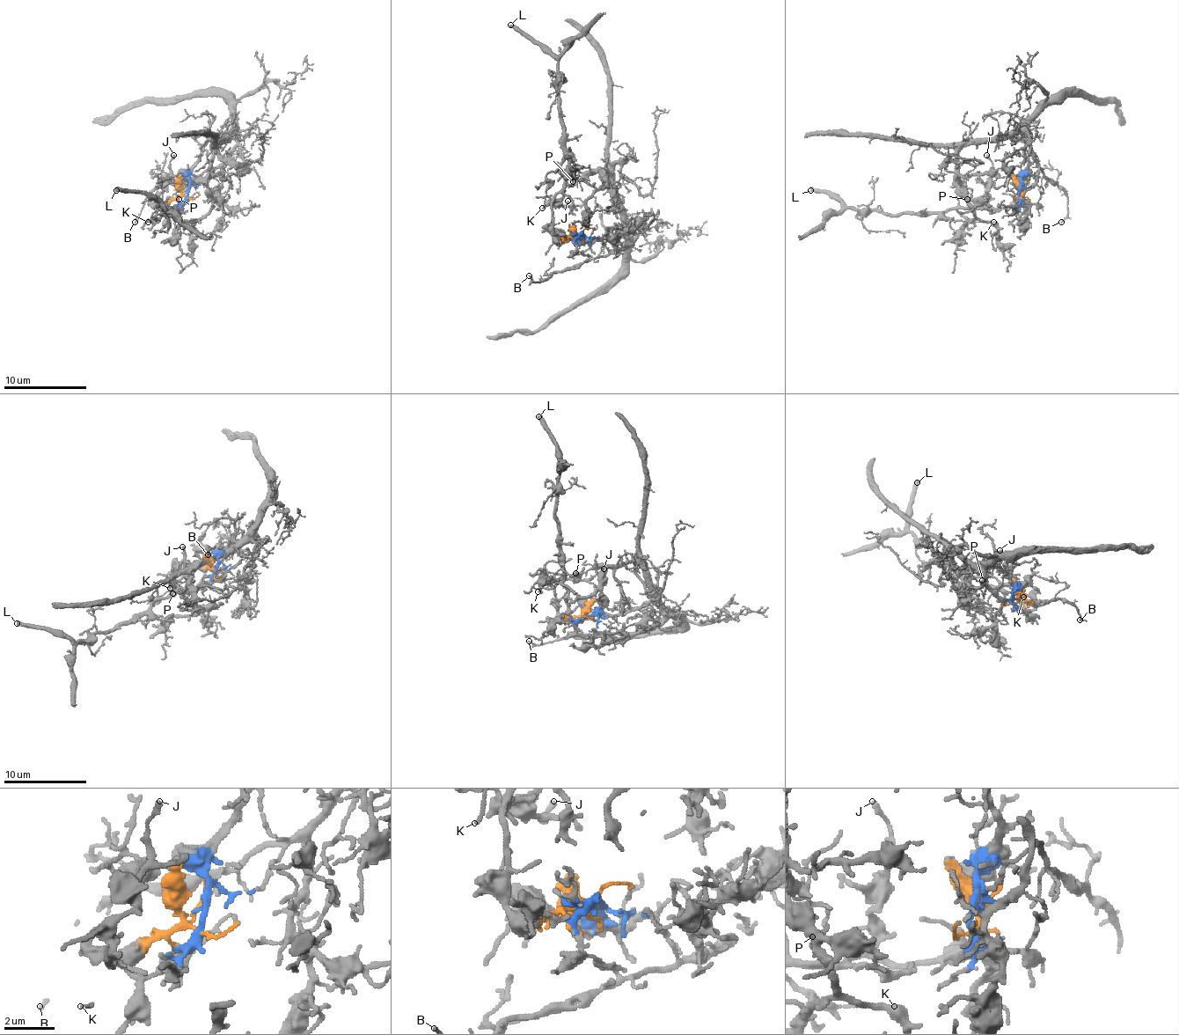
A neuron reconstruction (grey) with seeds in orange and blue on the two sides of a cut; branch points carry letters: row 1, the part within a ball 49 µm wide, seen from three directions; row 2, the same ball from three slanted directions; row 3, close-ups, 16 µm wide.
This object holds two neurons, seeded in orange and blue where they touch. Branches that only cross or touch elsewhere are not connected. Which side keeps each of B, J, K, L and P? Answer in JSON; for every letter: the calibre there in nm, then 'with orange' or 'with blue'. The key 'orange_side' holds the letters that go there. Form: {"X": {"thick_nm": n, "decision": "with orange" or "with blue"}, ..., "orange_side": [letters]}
{"B": {"thick_nm": 100, "decision": "with blue"}, "J": {"thick_nm": 180, "decision": "with orange"}, "K": {"thick_nm": 110, "decision": "with orange"}, "L": {"thick_nm": 380, "decision": "with orange"}, "P": {"thick_nm": 80, "decision": "with blue"}, "orange_side": ["J", "K", "L"]}

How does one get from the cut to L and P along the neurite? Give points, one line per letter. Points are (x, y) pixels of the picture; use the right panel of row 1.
L: (1023, 191), (1021, 206), (984, 206), (945, 212), (882, 214), (876, 209), (852, 209), (831, 194), (810, 189)
P: (1023, 191), (1025, 143), (1011, 135), (986, 137), (959, 152), (957, 177), (971, 191), (967, 200)

